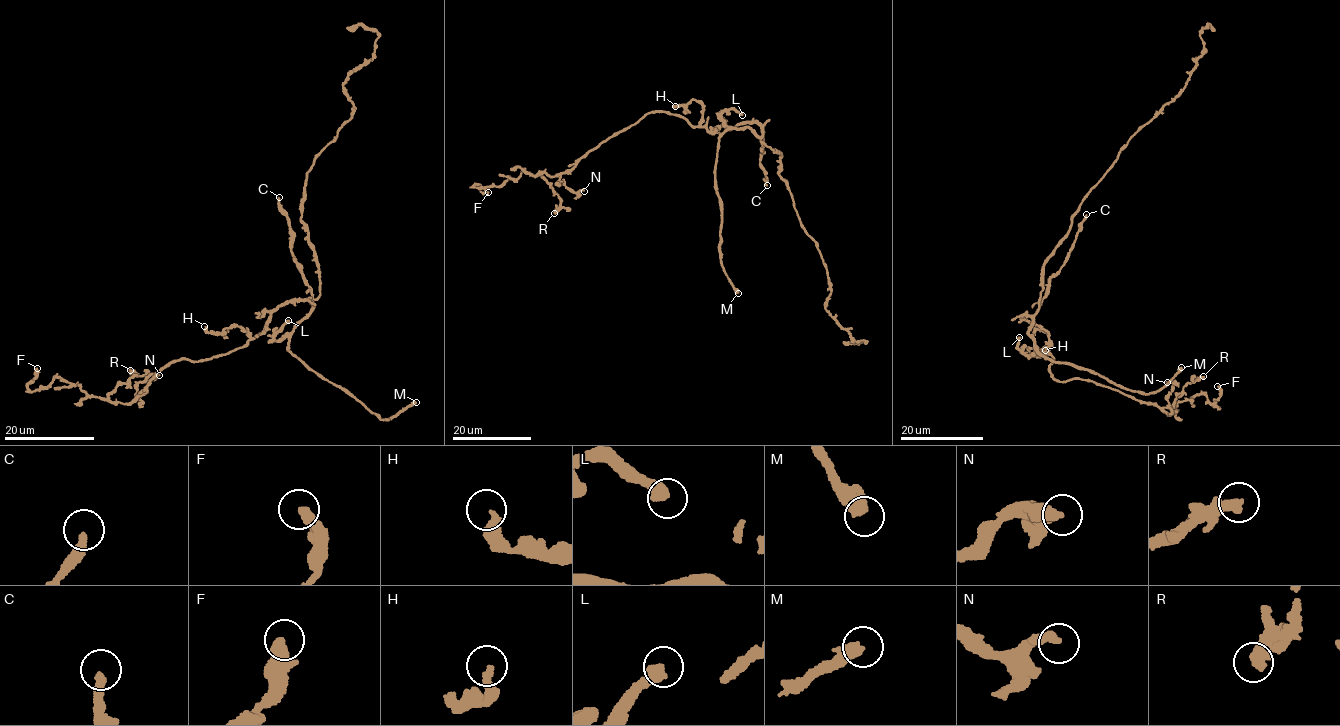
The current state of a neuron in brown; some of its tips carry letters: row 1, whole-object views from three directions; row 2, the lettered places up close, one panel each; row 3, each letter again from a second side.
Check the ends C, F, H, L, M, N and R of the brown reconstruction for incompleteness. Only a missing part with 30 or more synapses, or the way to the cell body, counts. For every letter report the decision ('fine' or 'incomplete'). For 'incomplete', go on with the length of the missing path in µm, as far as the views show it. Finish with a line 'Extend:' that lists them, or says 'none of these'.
C: fine
F: fine
H: fine
L: fine
M: incomplete; about 200 µm are missing
N: fine
R: fine
Extend: M

